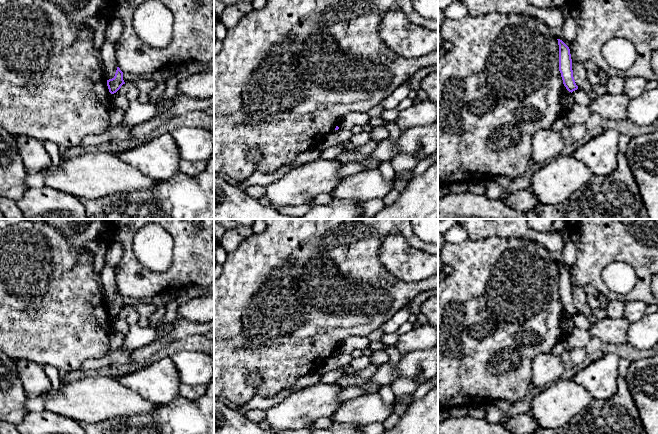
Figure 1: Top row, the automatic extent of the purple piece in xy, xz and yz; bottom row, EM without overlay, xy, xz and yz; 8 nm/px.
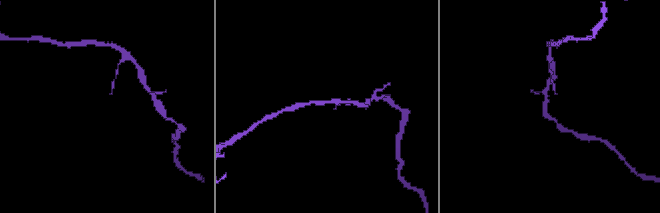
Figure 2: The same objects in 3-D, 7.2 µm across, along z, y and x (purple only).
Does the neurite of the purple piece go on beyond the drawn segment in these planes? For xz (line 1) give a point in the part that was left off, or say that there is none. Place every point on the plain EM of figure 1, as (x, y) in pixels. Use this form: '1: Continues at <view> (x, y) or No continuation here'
1: No continuation here

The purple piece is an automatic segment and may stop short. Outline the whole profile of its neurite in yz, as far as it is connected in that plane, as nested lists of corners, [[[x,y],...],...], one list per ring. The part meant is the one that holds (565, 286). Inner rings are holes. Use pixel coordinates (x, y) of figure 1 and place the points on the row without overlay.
[[[560,263],[559,269],[559,295],[563,304],[563,308],[569,316],[573,316],[578,313],[575,307],[572,294],[572,283],[569,271]]]

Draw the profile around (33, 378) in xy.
[[[16,361],[18,376],[29,397],[36,397],[50,392],[53,388],[43,366],[27,361]]]

